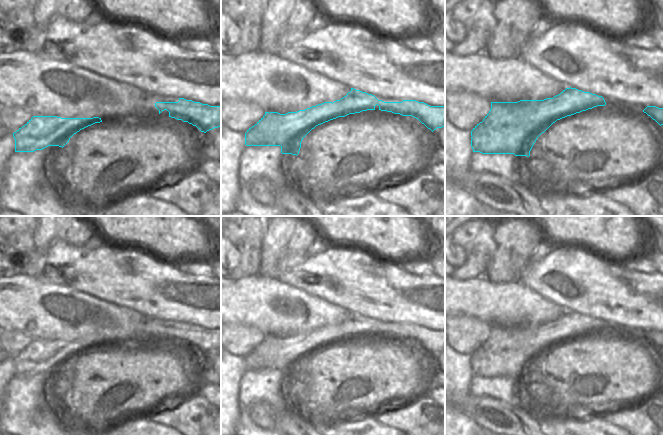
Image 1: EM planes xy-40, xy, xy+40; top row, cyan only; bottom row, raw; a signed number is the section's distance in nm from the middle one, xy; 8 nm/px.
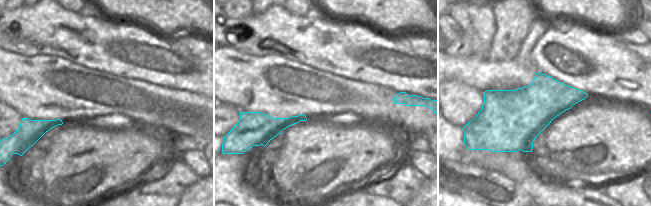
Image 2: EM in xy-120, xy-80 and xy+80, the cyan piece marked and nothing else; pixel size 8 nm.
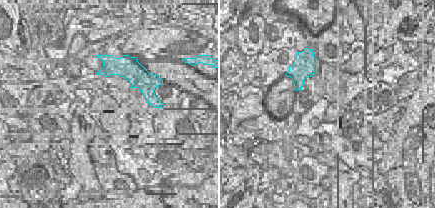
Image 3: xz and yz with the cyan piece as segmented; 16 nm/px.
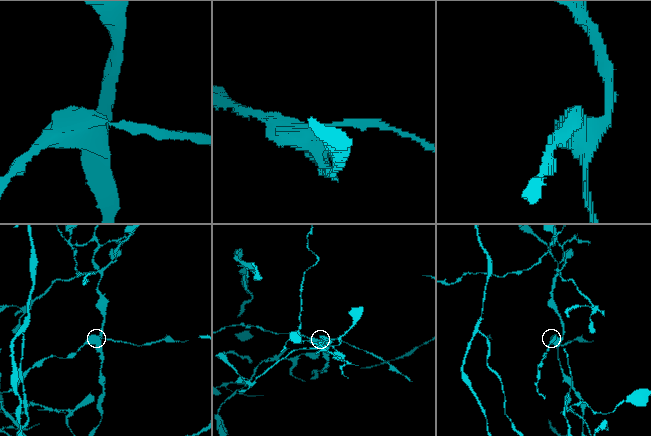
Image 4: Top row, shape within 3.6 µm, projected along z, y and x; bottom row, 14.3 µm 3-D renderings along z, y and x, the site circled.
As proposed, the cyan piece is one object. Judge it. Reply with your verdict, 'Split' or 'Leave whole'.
Split

